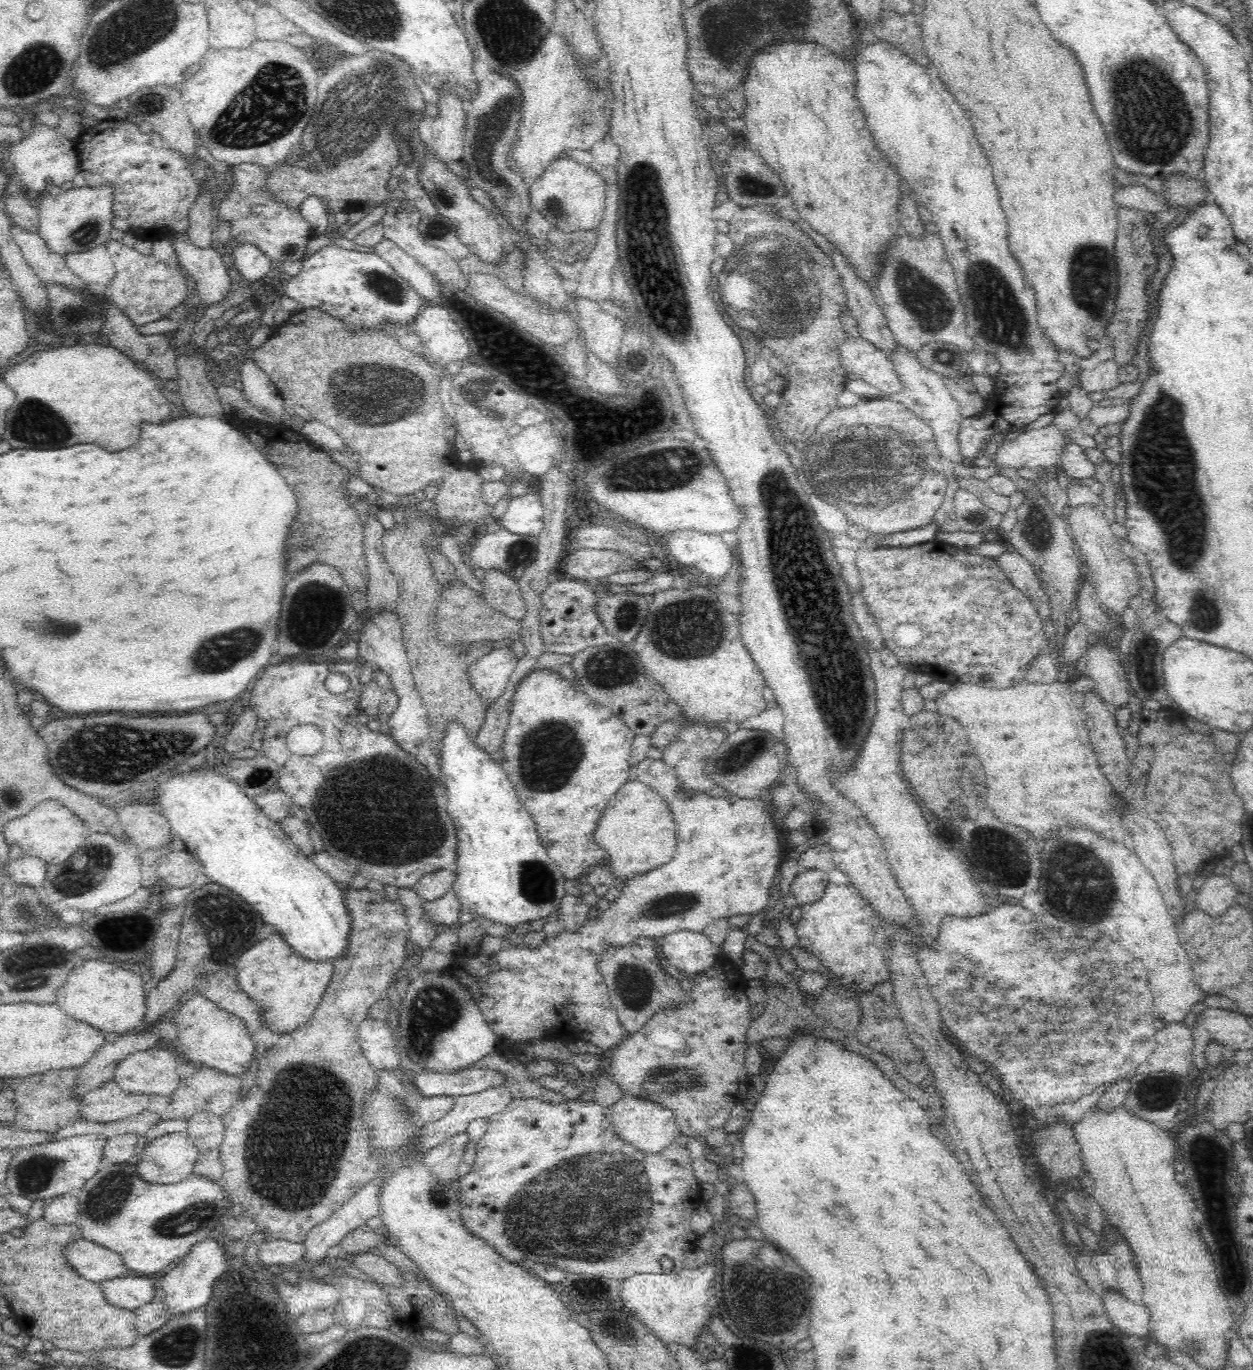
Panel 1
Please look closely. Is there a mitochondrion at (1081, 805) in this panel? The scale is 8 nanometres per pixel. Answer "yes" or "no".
no

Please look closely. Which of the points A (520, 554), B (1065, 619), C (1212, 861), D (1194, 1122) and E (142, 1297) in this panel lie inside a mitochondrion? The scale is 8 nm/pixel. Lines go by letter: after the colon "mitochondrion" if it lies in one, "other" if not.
A: mitochondrion
B: other
C: other
D: other
E: other

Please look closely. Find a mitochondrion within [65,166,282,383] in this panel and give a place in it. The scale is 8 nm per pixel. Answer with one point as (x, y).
(86, 234)

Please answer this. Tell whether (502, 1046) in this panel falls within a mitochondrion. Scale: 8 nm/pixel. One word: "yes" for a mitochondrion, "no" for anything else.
no

